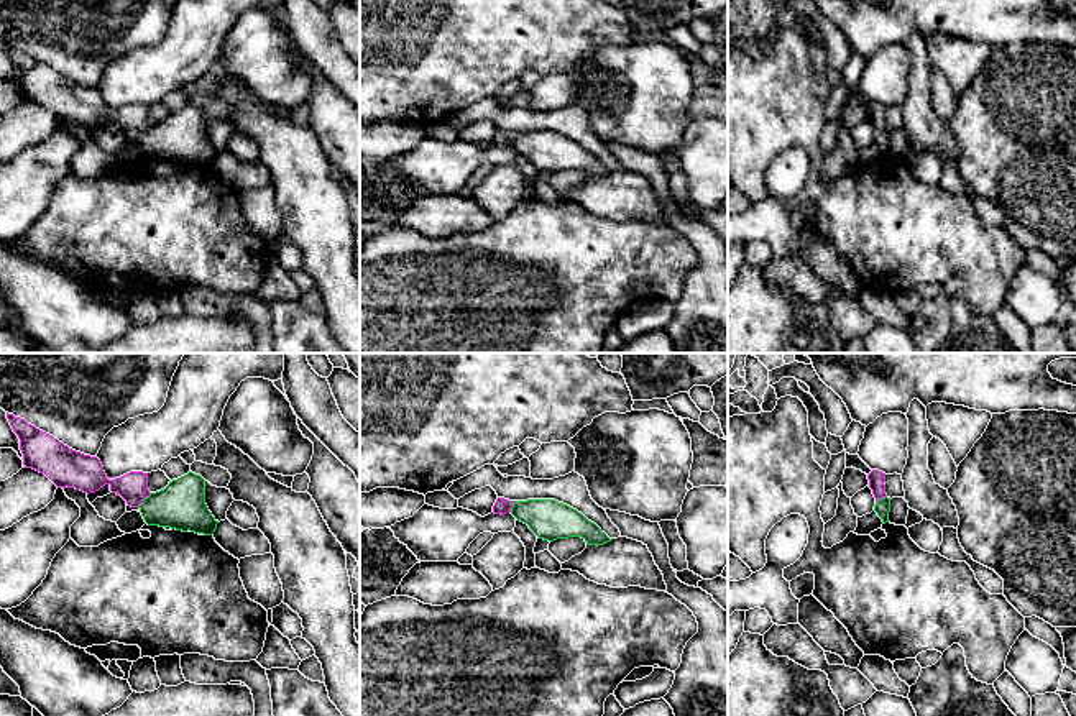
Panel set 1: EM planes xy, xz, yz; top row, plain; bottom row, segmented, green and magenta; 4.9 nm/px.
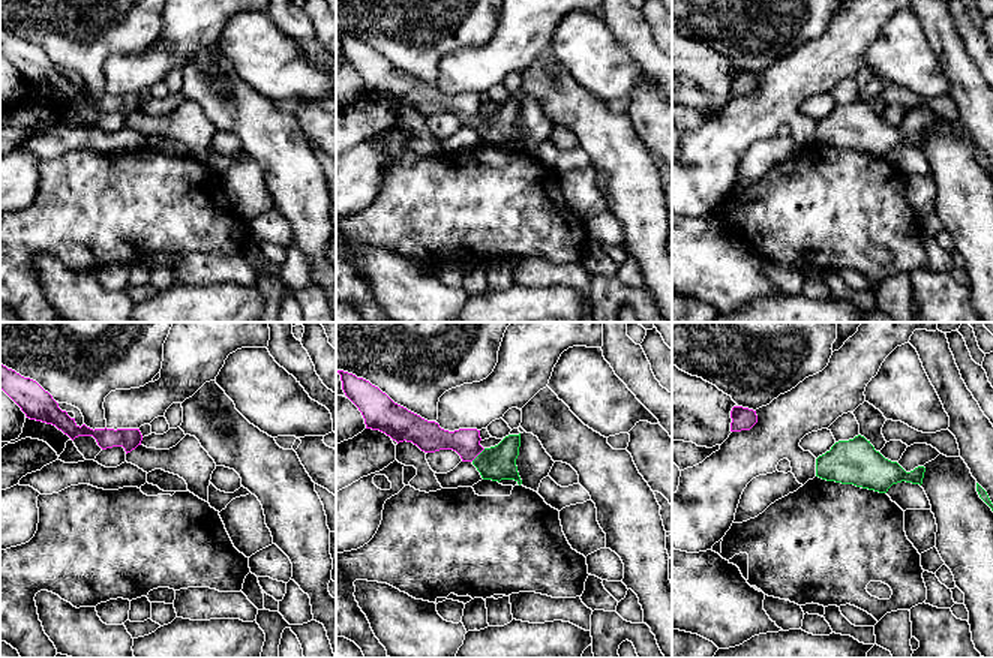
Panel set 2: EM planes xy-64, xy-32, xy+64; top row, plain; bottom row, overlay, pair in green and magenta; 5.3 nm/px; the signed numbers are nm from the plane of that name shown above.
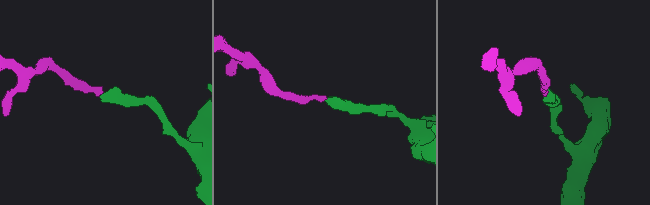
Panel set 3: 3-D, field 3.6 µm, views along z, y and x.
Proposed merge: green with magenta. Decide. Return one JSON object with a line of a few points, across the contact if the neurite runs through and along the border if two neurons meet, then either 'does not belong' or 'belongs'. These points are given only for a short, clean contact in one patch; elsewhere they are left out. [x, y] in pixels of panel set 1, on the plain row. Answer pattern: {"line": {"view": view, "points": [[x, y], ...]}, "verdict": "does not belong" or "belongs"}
{"line": {"view": "xy", "points": [[181, 137], [150, 137], [143, 132], [133, 119]]}, "verdict": "belongs"}

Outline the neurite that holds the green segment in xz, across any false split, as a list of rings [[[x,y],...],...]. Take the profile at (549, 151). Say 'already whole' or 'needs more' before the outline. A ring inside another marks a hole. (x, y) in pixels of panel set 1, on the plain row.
needs more; [[[498,130],[493,145],[511,145],[517,153],[527,156],[539,171],[549,174],[582,169],[586,177],[603,177],[613,172],[582,145],[555,131],[509,133]]]

